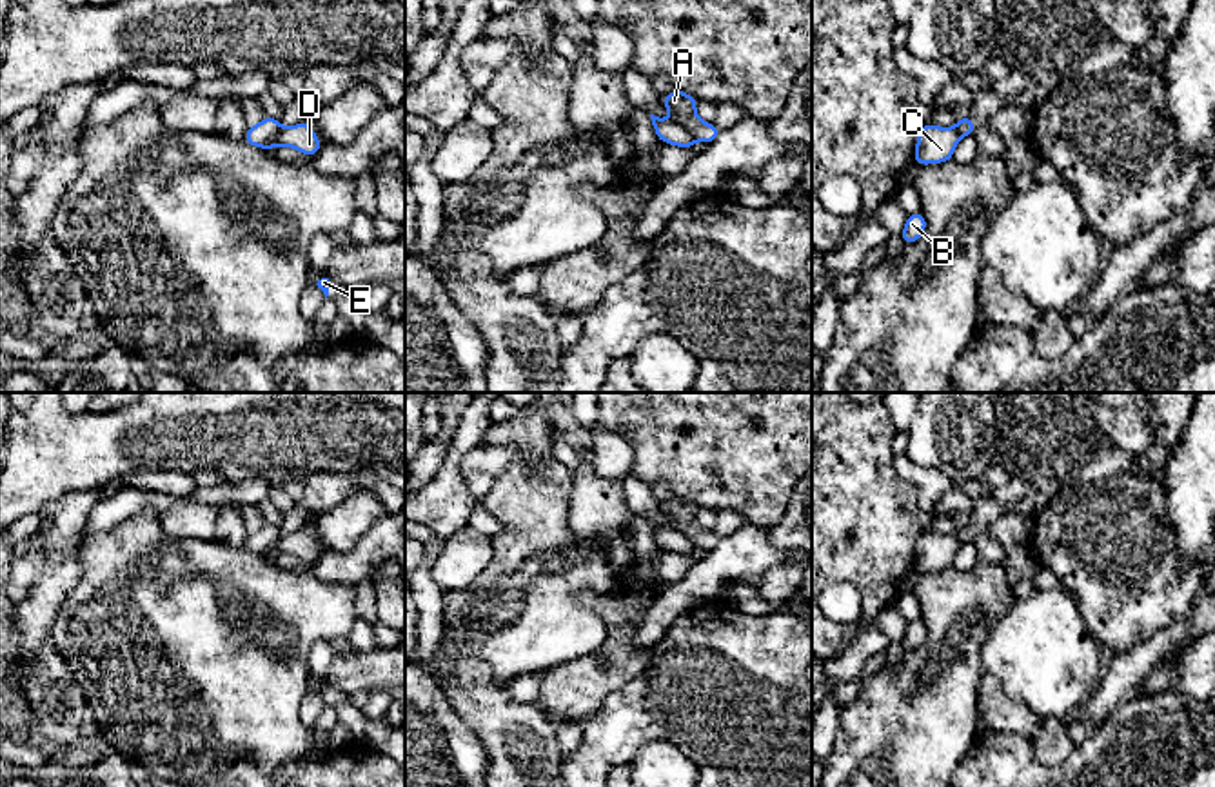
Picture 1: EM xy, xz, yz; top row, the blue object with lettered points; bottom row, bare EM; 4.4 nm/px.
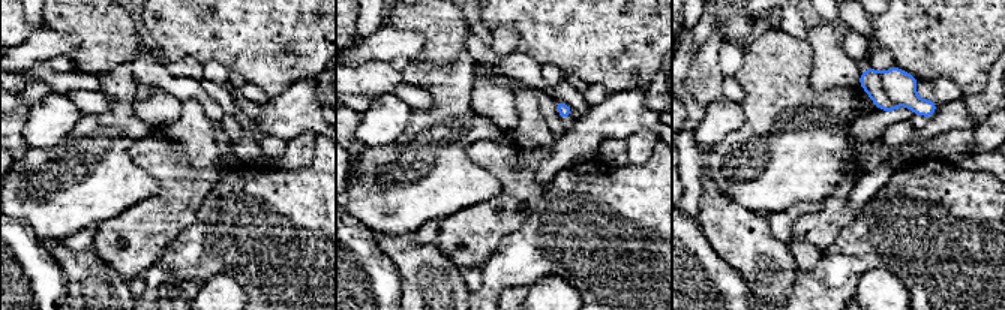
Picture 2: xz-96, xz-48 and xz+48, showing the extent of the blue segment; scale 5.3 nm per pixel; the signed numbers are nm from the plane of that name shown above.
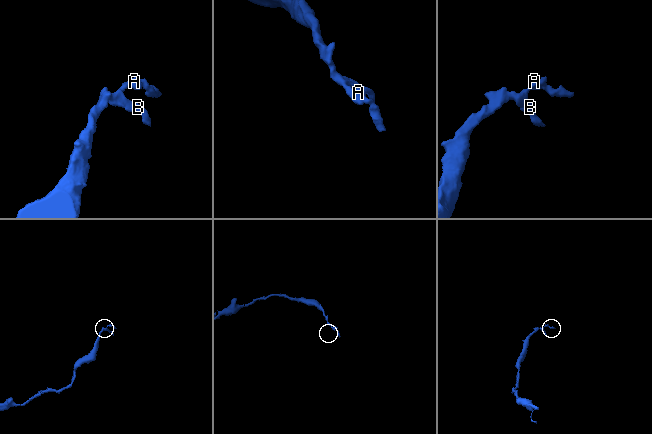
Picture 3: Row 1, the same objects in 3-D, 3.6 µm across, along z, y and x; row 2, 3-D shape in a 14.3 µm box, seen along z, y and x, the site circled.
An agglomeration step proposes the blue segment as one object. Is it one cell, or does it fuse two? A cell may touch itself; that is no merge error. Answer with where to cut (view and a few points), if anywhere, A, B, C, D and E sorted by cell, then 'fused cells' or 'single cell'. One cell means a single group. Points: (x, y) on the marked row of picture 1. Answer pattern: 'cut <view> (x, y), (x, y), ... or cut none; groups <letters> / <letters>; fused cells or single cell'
cut xz (672, 119), (694, 139); groups A C D / B E; fused cells

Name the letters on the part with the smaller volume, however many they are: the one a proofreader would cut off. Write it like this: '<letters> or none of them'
A, C, D

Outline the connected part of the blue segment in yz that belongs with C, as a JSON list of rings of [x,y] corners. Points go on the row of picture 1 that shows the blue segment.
[[[923,124],[917,133],[914,160],[917,165],[943,164],[953,158],[961,134],[955,127],[937,127]]]

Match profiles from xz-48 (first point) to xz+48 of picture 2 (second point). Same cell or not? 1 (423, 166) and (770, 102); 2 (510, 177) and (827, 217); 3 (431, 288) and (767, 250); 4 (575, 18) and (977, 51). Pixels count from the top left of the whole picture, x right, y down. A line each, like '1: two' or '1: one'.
1: one
2: one
3: one
4: one

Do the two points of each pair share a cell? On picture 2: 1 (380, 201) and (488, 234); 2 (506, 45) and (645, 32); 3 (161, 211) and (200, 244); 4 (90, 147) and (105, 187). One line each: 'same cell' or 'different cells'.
1: different cells
2: different cells
3: different cells
4: same cell

